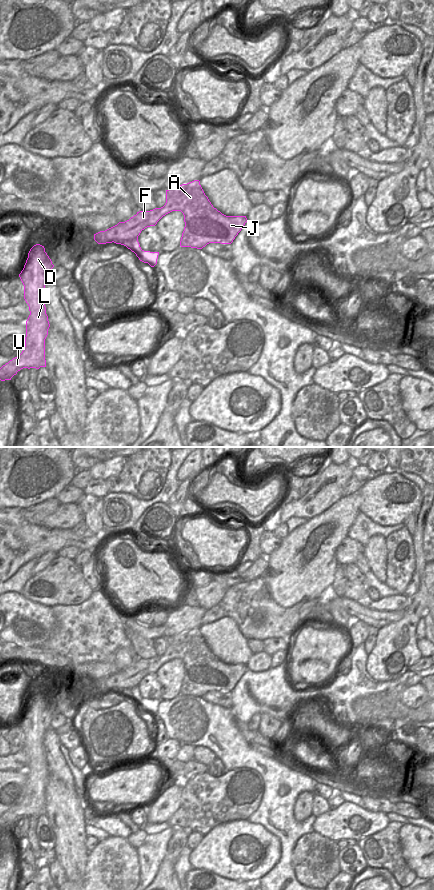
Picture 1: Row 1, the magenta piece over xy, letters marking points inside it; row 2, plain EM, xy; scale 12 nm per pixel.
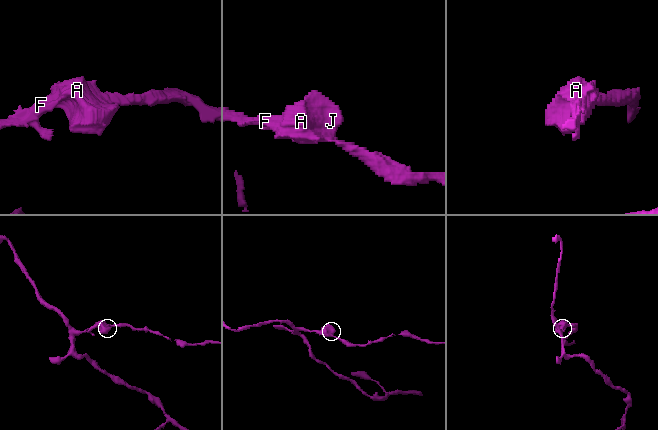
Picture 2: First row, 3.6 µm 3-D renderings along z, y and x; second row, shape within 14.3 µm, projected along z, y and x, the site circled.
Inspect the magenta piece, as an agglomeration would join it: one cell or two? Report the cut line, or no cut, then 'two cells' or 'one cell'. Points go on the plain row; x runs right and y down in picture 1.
cut in xy along (94, 683), (100, 686); two cells

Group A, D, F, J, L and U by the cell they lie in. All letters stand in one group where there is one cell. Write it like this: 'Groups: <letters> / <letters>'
Groups: A F J / D L U.

